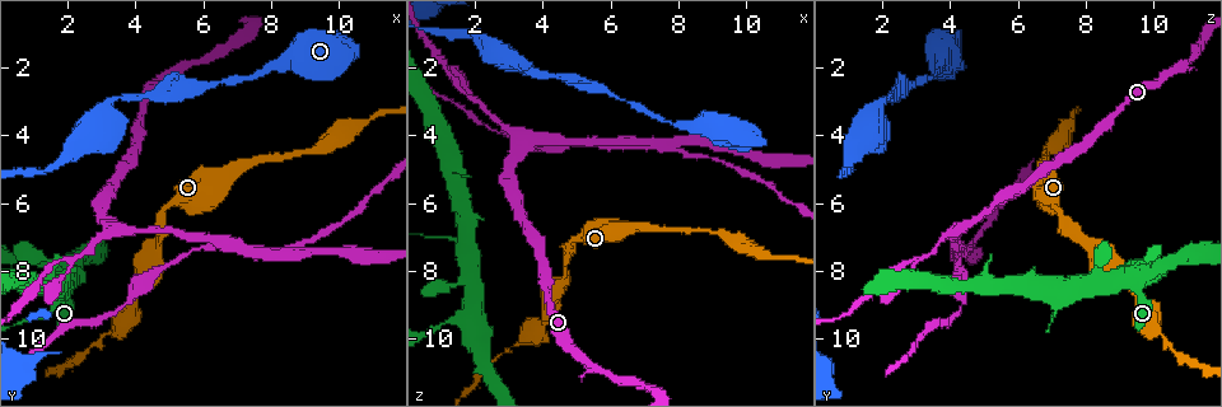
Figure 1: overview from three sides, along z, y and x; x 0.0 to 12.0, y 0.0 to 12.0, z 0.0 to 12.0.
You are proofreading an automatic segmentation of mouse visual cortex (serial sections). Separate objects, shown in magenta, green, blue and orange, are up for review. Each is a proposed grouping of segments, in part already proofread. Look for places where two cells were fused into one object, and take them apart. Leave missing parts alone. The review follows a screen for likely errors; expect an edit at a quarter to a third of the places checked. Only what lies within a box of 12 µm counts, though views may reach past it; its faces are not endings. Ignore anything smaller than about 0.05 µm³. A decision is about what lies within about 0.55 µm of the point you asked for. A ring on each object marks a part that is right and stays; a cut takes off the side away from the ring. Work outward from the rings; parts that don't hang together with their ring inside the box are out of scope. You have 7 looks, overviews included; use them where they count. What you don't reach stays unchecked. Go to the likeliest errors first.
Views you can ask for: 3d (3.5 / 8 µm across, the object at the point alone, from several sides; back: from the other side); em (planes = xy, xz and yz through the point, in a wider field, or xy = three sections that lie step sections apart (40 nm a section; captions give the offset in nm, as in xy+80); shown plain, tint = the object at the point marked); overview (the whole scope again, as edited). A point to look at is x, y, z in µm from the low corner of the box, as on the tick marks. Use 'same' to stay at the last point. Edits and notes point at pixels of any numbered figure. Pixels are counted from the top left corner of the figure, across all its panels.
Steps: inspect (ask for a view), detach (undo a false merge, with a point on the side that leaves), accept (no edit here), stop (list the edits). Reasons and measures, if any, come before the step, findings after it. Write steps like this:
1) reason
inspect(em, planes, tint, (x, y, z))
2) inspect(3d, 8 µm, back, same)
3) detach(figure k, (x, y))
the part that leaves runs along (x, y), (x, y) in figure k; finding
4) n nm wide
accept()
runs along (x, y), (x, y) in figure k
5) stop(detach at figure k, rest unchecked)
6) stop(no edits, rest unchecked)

sharp bend
inspect(3d, 3.5 µm, (6.5, 7.2, 4.2))

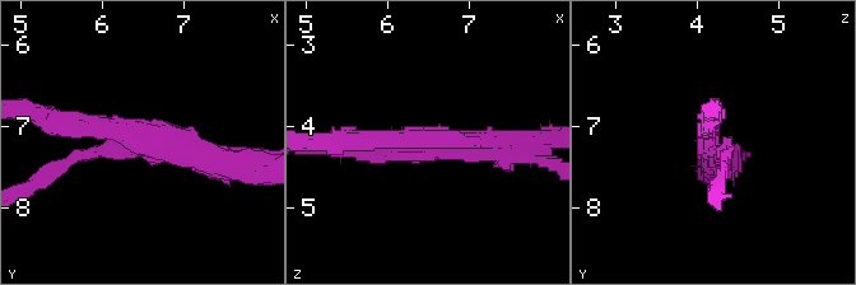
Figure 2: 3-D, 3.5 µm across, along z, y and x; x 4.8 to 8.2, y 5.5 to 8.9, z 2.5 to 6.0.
now the EM
inspect(em, xy, step 2, tint, (6.55, 7.20, 4.15))

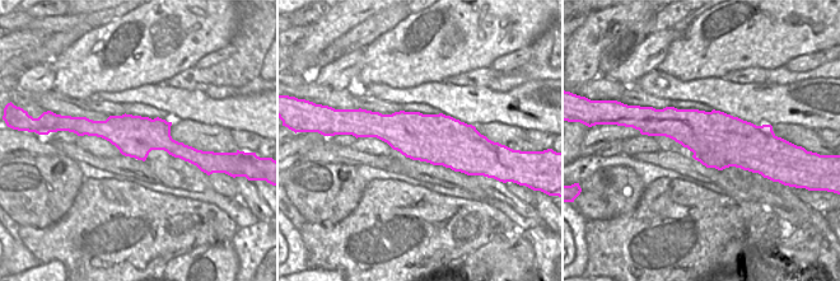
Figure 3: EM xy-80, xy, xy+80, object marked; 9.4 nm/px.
480 nm wide
detach(figure 2, (83, 153))
two cells meet here

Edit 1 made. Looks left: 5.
inspect(overview)

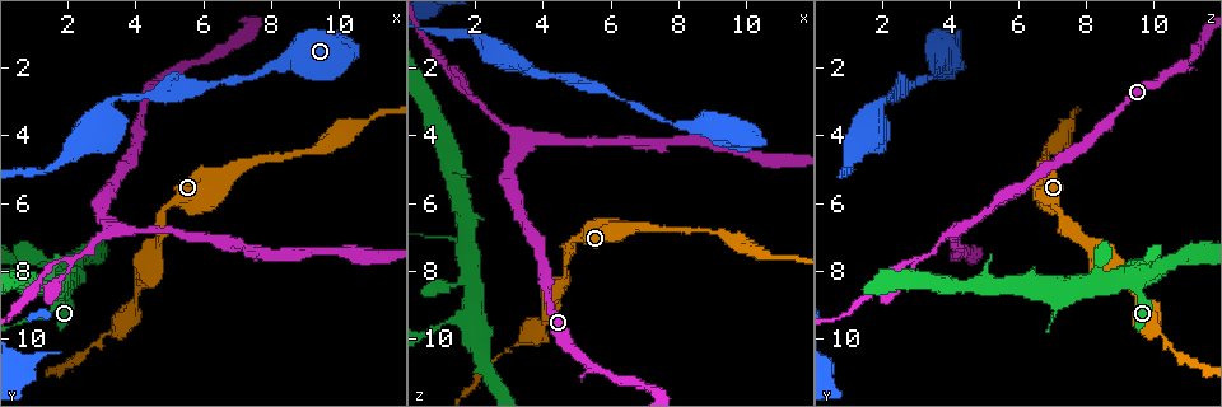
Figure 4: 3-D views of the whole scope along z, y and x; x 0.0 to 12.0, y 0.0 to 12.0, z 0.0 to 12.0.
arms run side by side
inspect(em, xy, step 2, tint, (2.1, 7.7, 3.1))

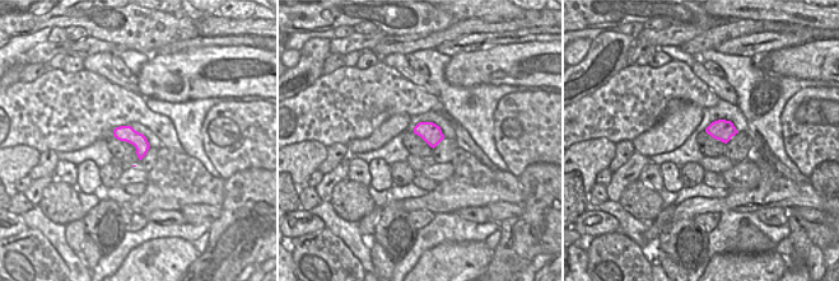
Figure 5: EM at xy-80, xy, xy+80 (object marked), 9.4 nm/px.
inspect(3d, 3.5 µm, same)

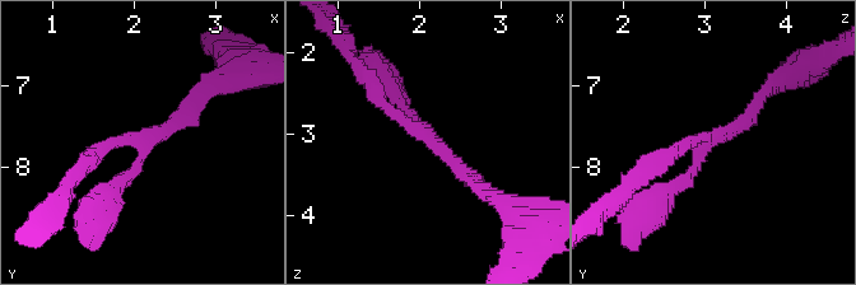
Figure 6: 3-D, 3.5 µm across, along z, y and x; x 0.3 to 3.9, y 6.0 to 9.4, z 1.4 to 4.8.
accept()
runs along (485, 191), (387, 110), (372, 87) in figure 6; one cell here

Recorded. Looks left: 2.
thin arm on a thick one
inspect(3d, 3.5 µm, (1.8, 9.0, 7.2))

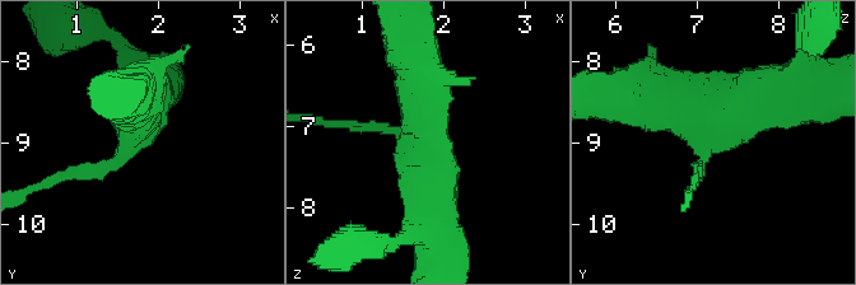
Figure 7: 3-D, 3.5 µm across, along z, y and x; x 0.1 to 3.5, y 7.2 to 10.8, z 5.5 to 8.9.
inspect(em, xy, step 5, tint, (1.70, 8.95, 7.15))

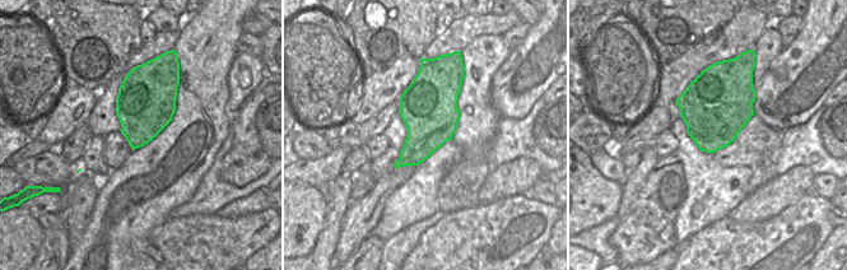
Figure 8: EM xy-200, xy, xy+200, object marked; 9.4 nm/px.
detach(figure 7, (82, 169))
the part that leaves runs along (122, 154), (96, 173), (37, 185) in figure 7; a second cell is stuck on

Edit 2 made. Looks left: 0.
stop(detach at figure 2, detach at figure 7, rest unchecked)

